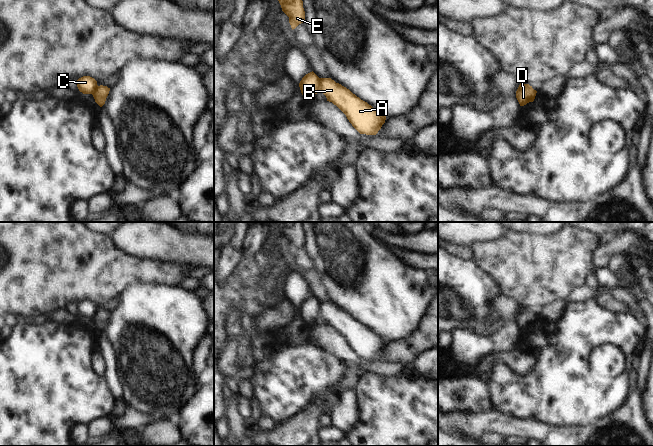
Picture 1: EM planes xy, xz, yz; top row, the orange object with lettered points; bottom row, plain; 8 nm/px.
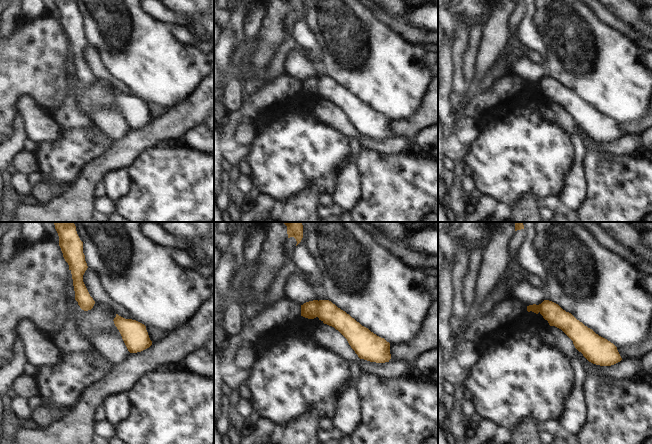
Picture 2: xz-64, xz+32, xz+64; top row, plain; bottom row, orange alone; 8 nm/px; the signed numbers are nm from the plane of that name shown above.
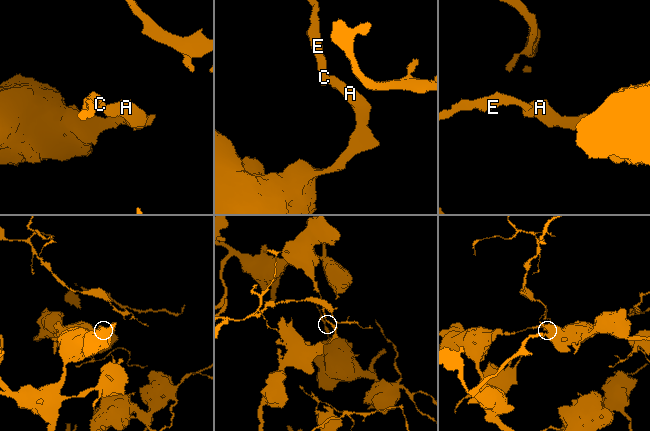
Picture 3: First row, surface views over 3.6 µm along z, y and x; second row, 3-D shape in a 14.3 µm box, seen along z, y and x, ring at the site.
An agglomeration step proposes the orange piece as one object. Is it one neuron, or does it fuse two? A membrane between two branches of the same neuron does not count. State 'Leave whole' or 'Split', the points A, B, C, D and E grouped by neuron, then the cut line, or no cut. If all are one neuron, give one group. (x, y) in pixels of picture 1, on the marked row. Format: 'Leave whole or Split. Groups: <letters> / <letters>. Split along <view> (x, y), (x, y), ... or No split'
Split. Groups: A B D / C E. Split along xz (321, 78), (318, 84), (318, 91)

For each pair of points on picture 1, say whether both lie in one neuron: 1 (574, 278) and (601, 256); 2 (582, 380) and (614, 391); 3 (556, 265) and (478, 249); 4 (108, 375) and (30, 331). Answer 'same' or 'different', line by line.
1: different
2: same
3: same
4: different

